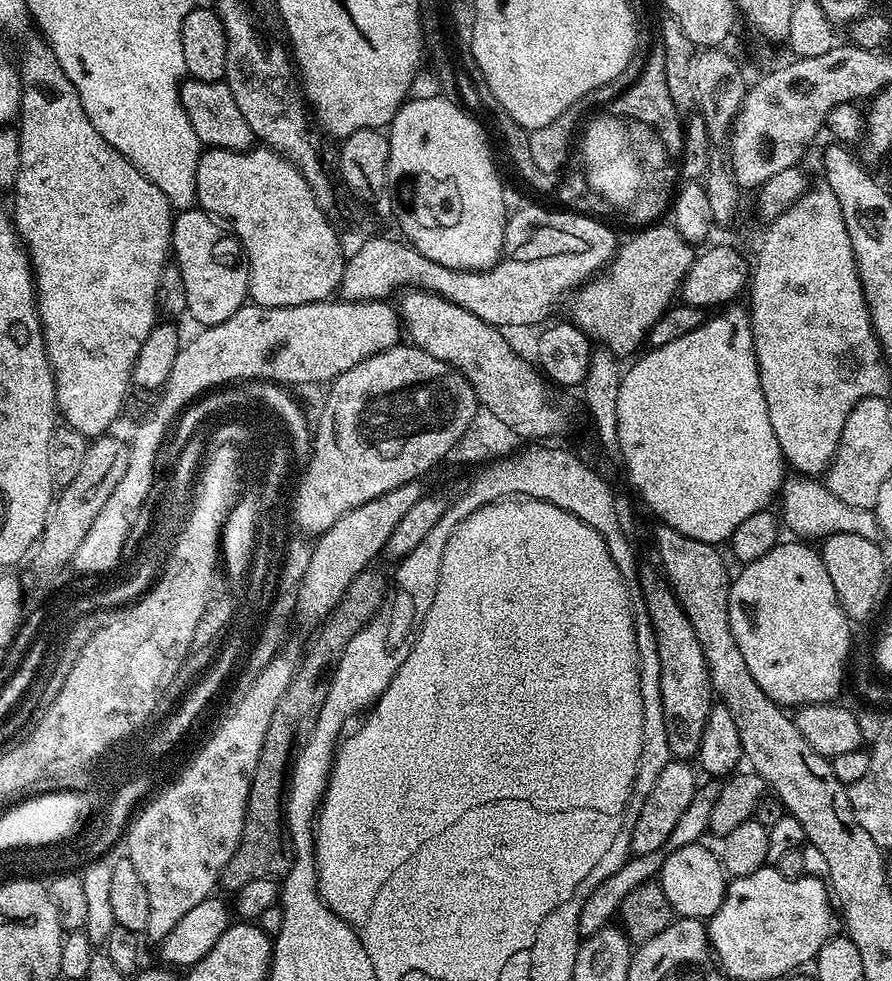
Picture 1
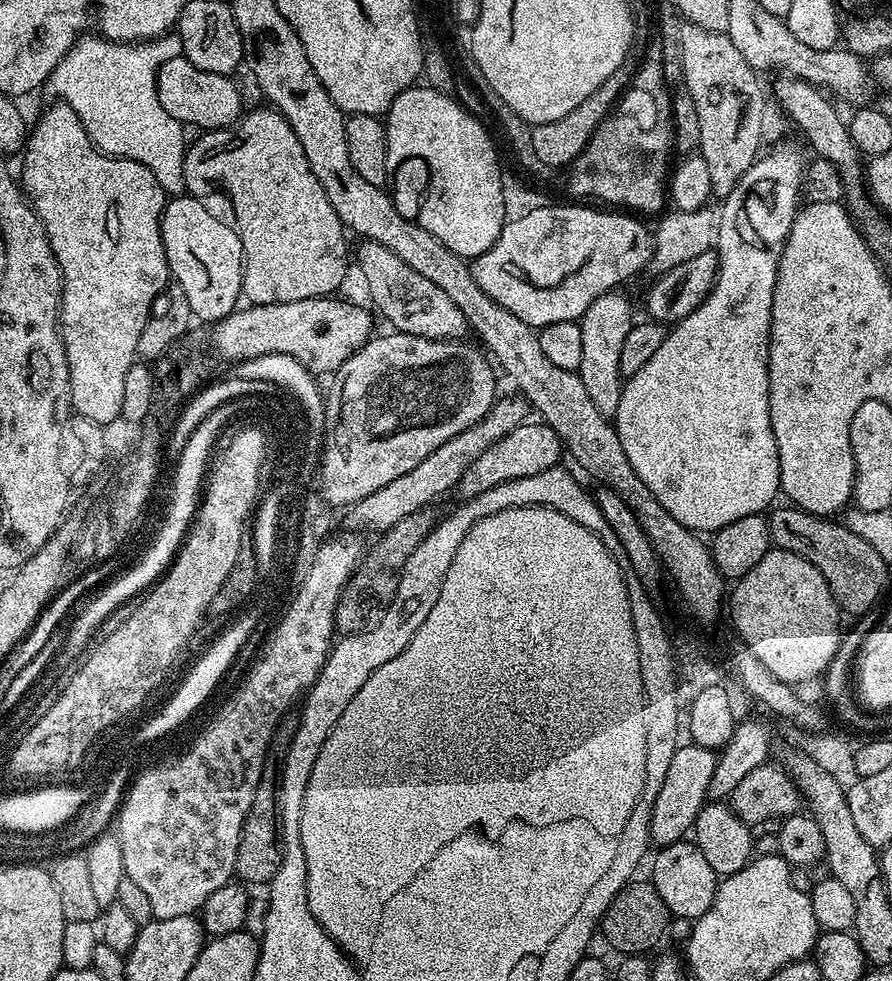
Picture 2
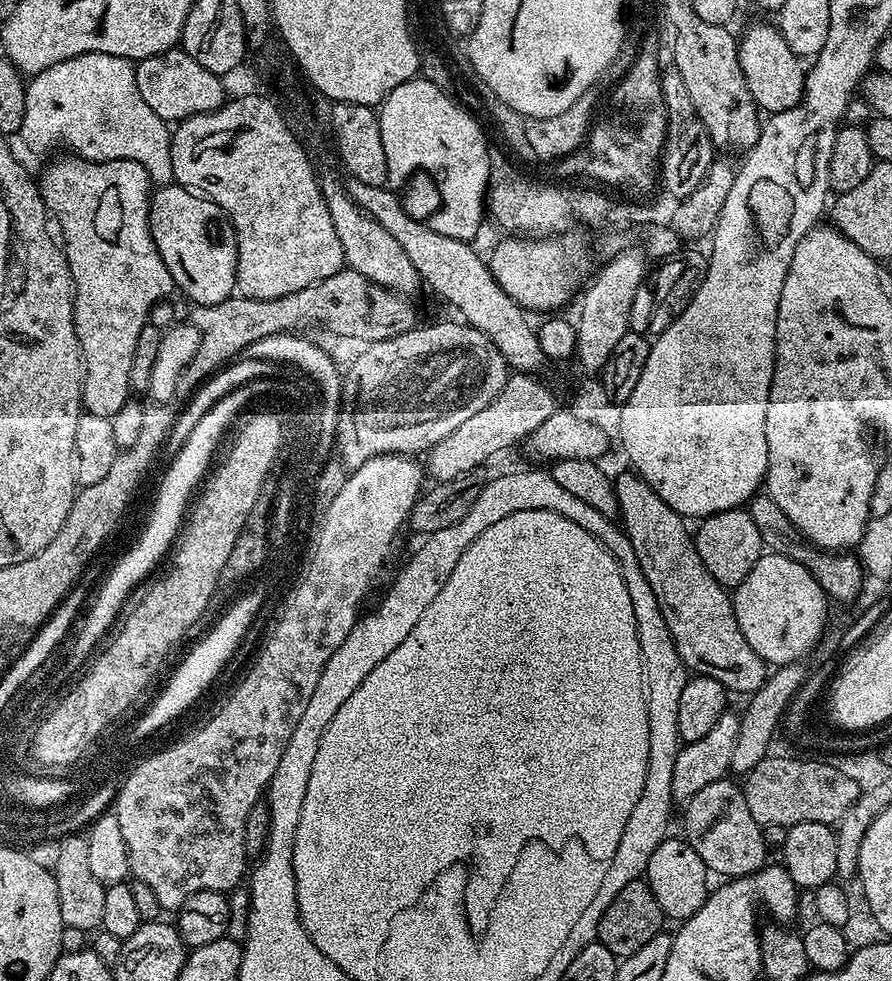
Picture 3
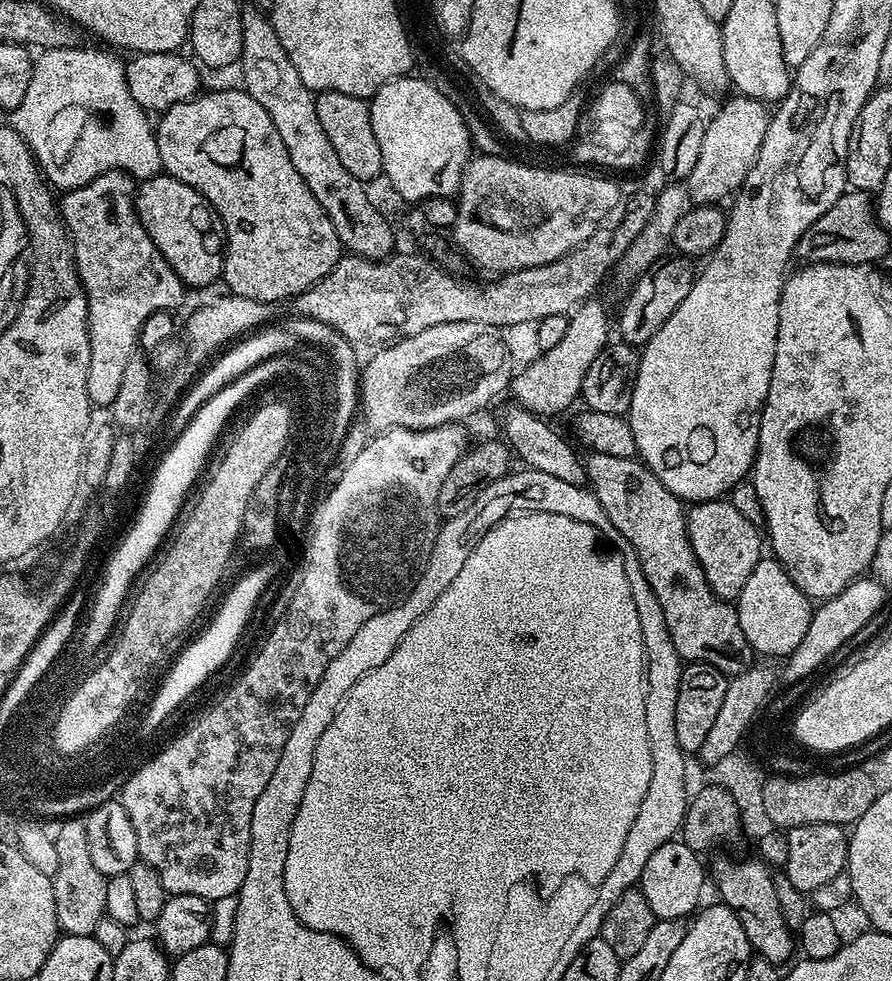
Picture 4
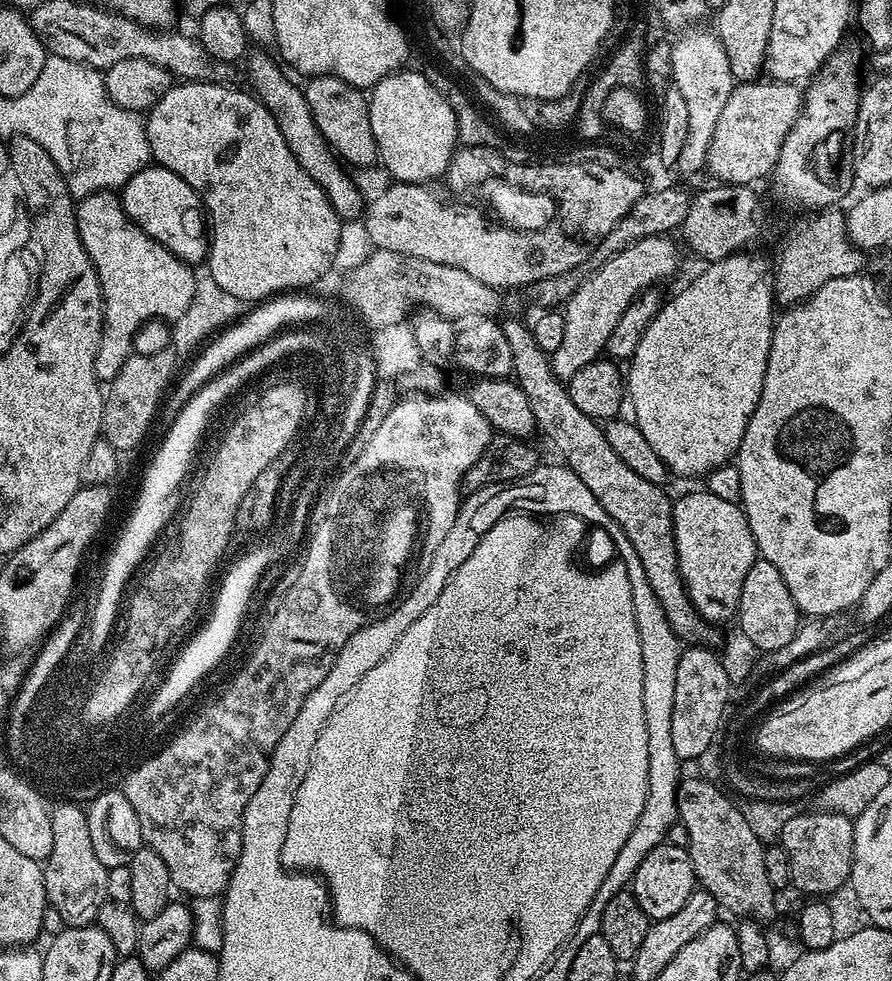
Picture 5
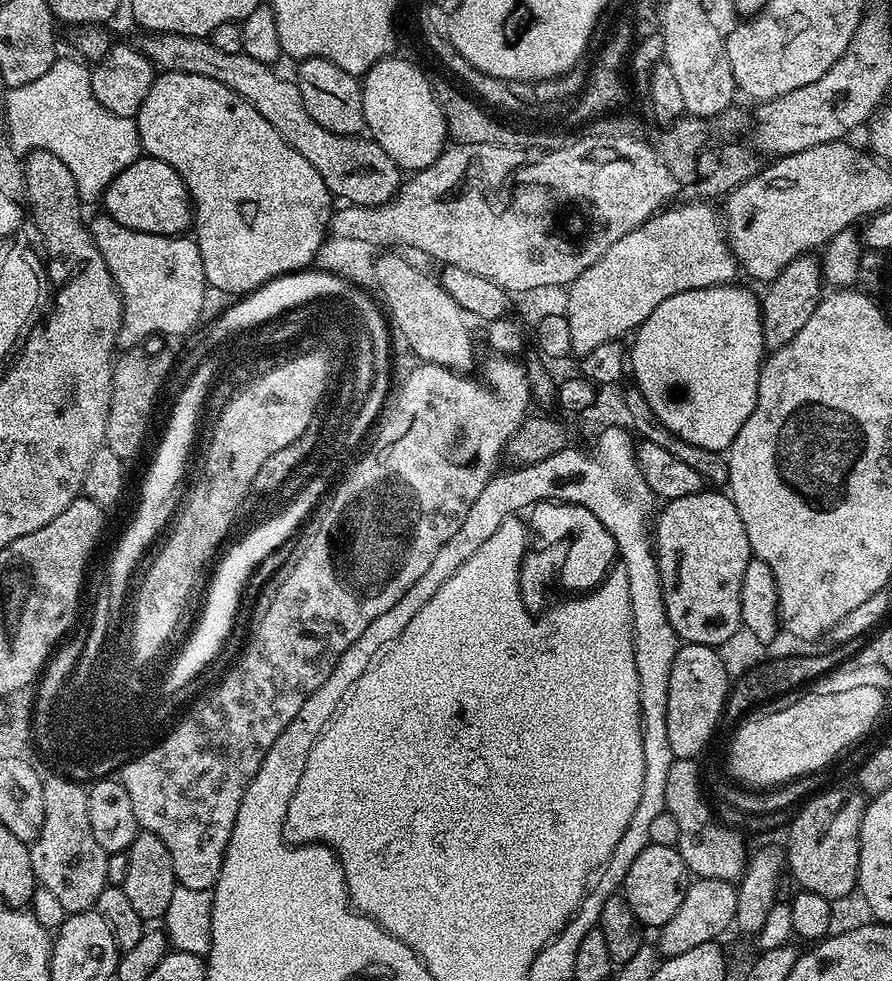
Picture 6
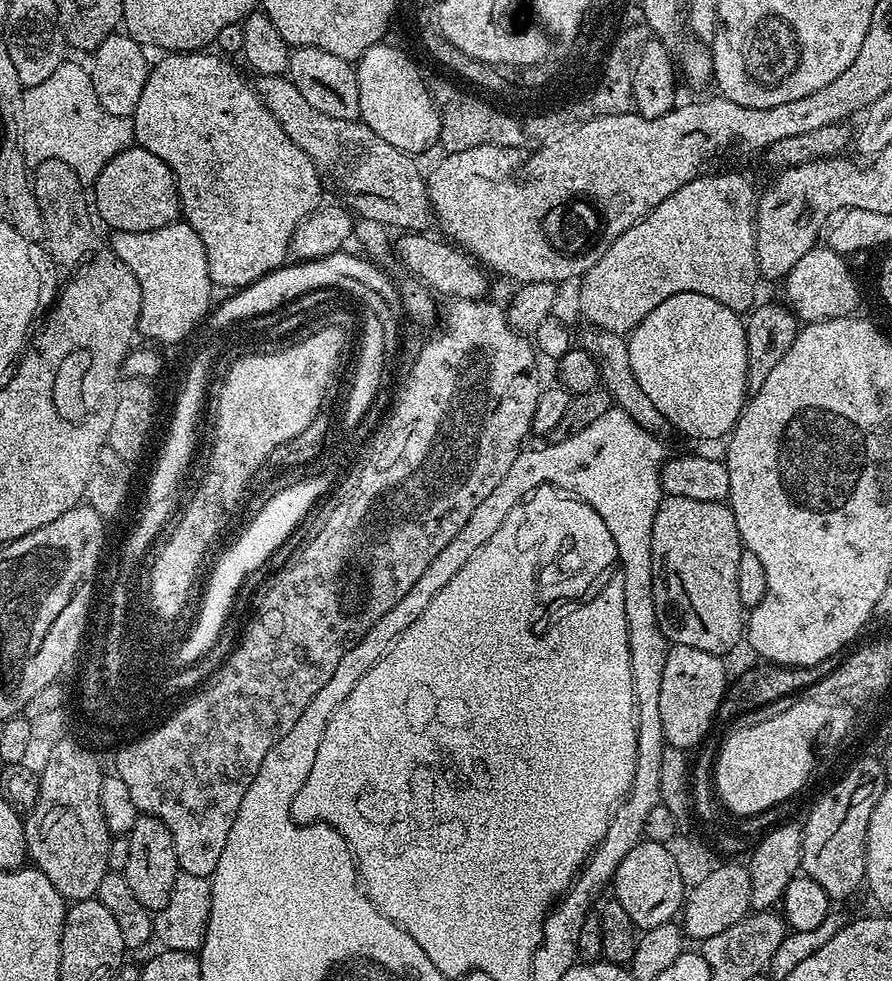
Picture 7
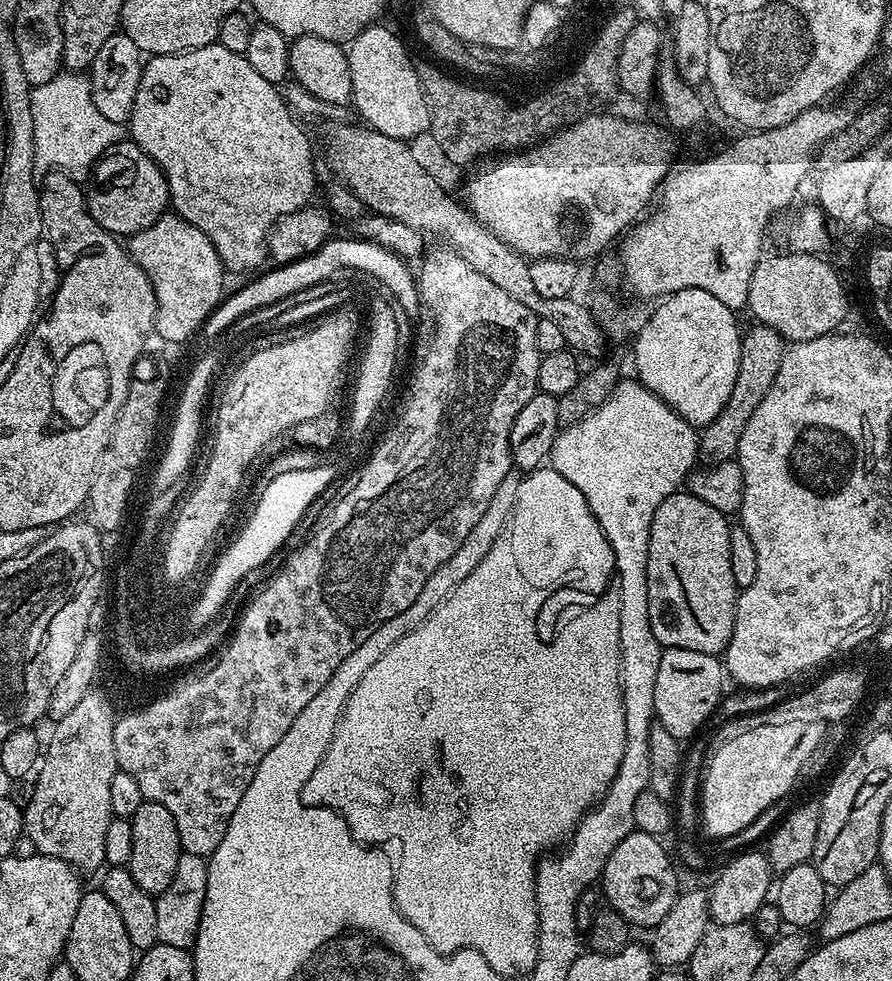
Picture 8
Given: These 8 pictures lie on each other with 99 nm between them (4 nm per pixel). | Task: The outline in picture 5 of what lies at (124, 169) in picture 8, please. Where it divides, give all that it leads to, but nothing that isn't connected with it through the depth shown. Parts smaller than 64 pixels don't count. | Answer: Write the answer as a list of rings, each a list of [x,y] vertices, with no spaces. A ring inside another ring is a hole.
[[[159,166],[138,170],[138,174],[134,174],[134,178],[130,178],[130,182],[119,189],[118,195],[124,213],[178,259],[196,266],[199,260],[201,263],[207,257],[210,224],[206,219],[204,202],[200,199],[200,193],[195,192],[185,180],[178,178],[174,170]]]

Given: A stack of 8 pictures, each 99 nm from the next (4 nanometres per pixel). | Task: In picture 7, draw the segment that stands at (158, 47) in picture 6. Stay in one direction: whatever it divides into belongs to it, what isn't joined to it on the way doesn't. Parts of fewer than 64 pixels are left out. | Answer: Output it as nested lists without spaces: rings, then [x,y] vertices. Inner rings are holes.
[[[287,75],[256,76],[254,80],[254,89],[257,95],[260,96],[260,101],[262,101],[266,106],[266,110],[270,110],[270,114],[274,114],[274,122],[278,122],[278,126],[282,126],[282,130],[286,130],[286,134],[290,137],[291,141],[302,149],[303,152],[306,153],[307,157],[310,158],[315,166],[315,169],[319,172],[321,183],[327,189],[328,187],[332,188],[341,197],[338,198],[349,211],[352,211],[357,217],[368,218],[370,221],[374,222],[382,222],[387,228],[394,228],[394,226],[404,228],[400,230],[419,231],[426,228],[425,225],[429,222],[429,220],[431,222],[432,211],[431,204],[429,202],[427,181],[422,174],[420,176],[416,172],[418,166],[415,160],[417,159],[411,153],[398,150],[396,146],[390,145],[390,143],[386,142],[384,138],[378,138],[378,134],[375,134],[374,130],[370,130],[370,128],[361,120],[331,118],[327,117],[326,114],[319,114],[318,110],[314,109],[314,106],[310,106],[310,104],[302,98],[302,94],[299,93],[298,88],[294,86],[292,80],[288,79]]]

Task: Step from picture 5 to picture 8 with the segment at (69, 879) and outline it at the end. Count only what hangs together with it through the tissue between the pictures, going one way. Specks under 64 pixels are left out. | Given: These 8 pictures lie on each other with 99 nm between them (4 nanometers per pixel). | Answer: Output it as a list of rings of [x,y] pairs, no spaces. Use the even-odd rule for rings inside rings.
[[[99,690],[85,694],[82,702],[66,714],[66,718],[55,721],[52,737],[46,740],[42,759],[35,773],[36,785],[32,788],[32,797],[28,808],[23,809],[24,836],[33,844],[35,851],[42,856],[58,858],[81,874],[92,872],[95,868],[105,867],[106,826],[114,819],[110,806],[110,781],[117,772],[116,755],[114,754],[114,726],[117,717],[112,716],[112,704],[108,696]]]

